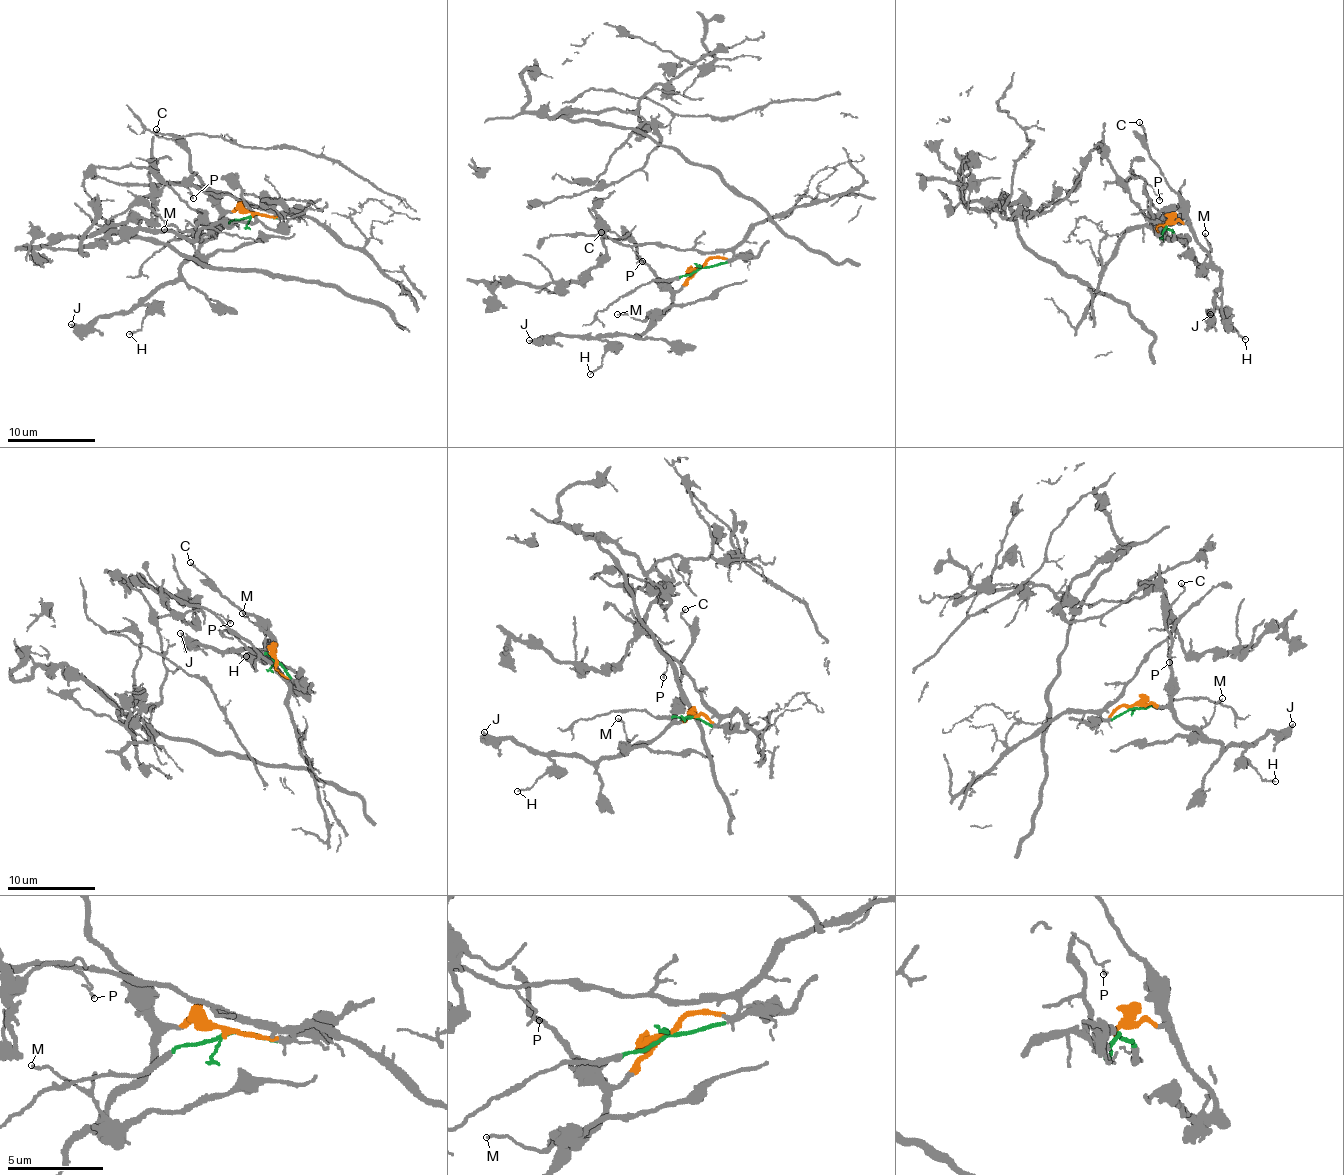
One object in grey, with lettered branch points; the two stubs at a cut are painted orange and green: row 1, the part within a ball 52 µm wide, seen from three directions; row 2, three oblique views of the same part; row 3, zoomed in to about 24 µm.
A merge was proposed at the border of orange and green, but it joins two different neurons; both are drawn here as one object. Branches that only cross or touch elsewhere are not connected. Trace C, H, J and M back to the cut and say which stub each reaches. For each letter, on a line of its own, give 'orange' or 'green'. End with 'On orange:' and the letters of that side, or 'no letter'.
C: orange
H: orange
J: orange
M: orange
On orange: C, H, J, M

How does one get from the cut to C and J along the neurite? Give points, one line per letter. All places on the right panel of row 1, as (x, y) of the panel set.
C: (1165, 227), (1186, 221), (1187, 204), (1159, 172), (1140, 122)
J: (1165, 227), (1179, 220), (1190, 227), (1194, 239), (1221, 273), (1211, 310), (1208, 309), (1209, 318), (1211, 313)

